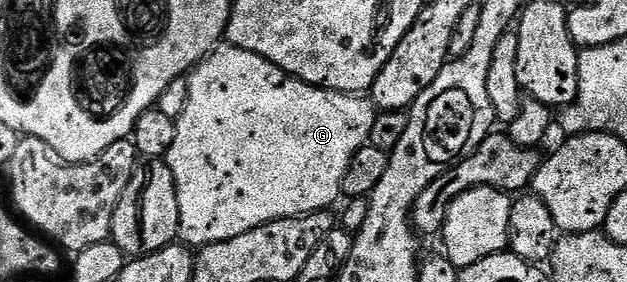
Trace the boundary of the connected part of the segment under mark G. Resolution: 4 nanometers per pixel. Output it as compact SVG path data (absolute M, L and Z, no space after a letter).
M222 42L214 51L201 60L189 73L188 106L184 114L176 122L176 138L172 141L172 150L165 156L167 166L172 170L172 178L176 182L176 194L180 206L180 226L178 234L183 245L197 250L212 242L228 242L228 238L237 238L240 234L248 234L248 230L256 230L256 226L264 226L273 220L287 220L293 216L307 216L313 212L324 212L333 209L334 203L342 196L344 170L348 170L348 162L356 155L356 150L370 143L372 122L376 115L373 100L362 94L349 92L333 92L327 88L317 88L308 82L289 76L280 66L268 62L268 58L260 58L260 54L252 54L252 50L240 50L232 43Z

